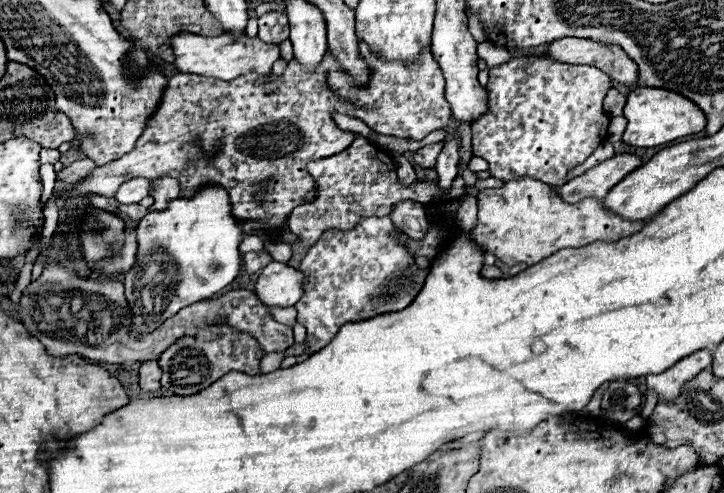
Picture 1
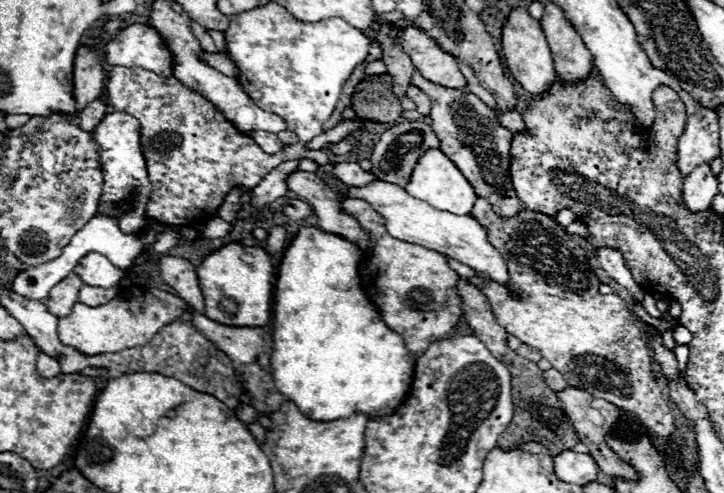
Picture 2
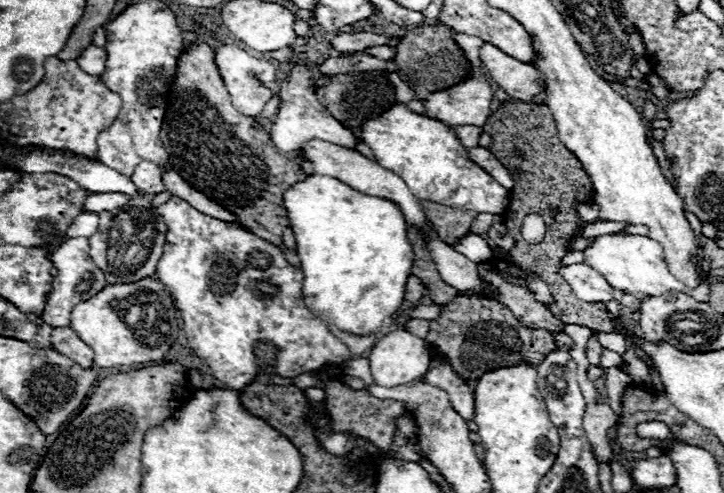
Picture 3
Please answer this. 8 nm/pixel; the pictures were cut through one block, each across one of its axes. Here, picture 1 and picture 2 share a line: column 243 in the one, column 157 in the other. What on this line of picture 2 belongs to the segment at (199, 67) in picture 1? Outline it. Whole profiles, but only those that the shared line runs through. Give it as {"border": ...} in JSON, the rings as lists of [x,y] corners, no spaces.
{"border":[[[132,24],[106,44],[110,66],[138,66],[158,76],[172,76],[172,54],[154,28]]]}

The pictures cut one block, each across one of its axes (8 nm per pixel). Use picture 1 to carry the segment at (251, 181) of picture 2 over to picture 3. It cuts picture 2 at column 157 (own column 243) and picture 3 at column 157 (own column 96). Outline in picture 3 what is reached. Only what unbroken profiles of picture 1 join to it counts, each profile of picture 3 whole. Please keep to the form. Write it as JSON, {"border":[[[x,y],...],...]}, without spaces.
{"border":[[[140,162],[130,178],[142,194],[160,194],[166,190],[166,186],[162,182],[162,172],[152,162]]]}

